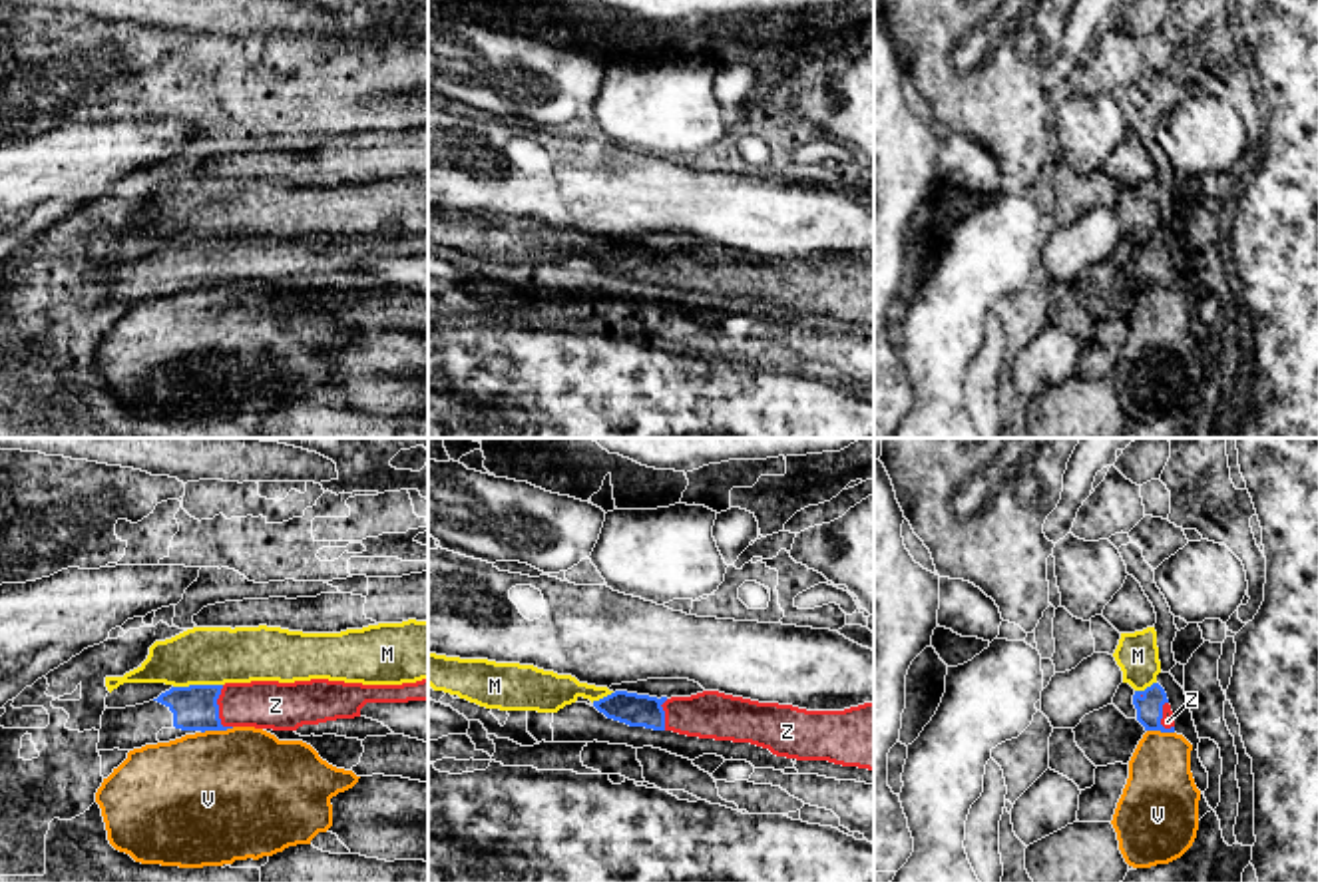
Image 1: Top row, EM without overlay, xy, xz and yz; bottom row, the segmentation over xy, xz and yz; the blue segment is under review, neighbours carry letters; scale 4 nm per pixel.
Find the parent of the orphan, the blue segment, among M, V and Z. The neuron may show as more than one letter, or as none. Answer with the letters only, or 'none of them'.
Z

